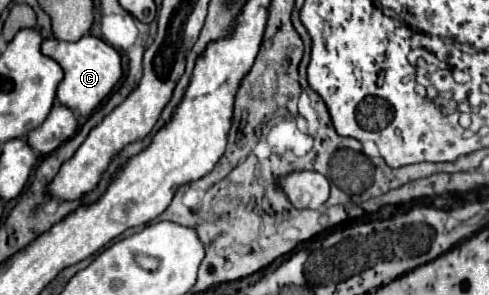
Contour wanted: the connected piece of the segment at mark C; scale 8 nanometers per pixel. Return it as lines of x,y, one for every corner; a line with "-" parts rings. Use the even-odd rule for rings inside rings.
85,35
75,43
67,43
59,39
45,39
41,43
41,53
55,59
65,71
65,77
57,87
59,103
69,107
71,111
79,111
83,117
89,117
95,111
95,107
113,91
115,83
123,75
119,53
109,43
93,35

